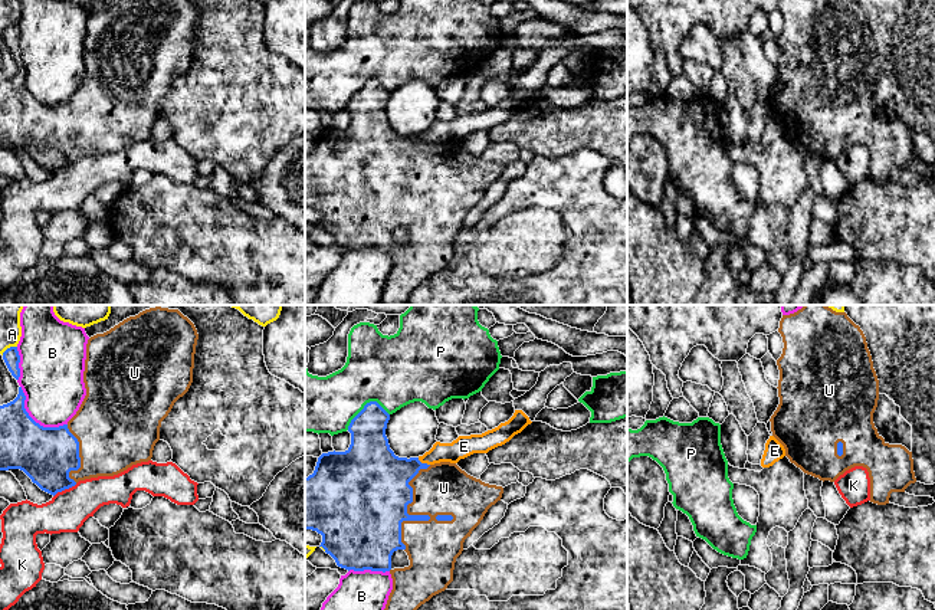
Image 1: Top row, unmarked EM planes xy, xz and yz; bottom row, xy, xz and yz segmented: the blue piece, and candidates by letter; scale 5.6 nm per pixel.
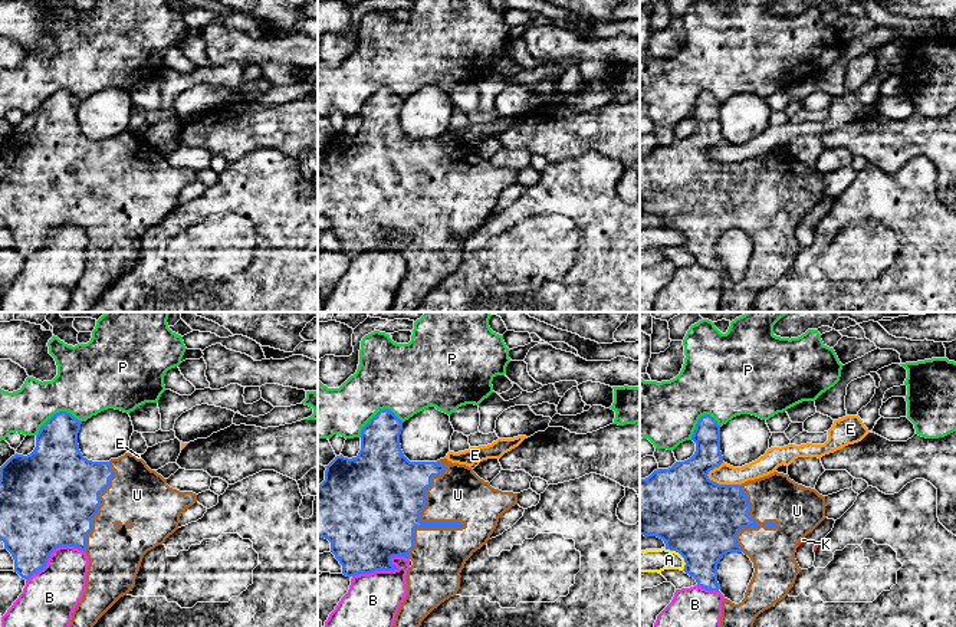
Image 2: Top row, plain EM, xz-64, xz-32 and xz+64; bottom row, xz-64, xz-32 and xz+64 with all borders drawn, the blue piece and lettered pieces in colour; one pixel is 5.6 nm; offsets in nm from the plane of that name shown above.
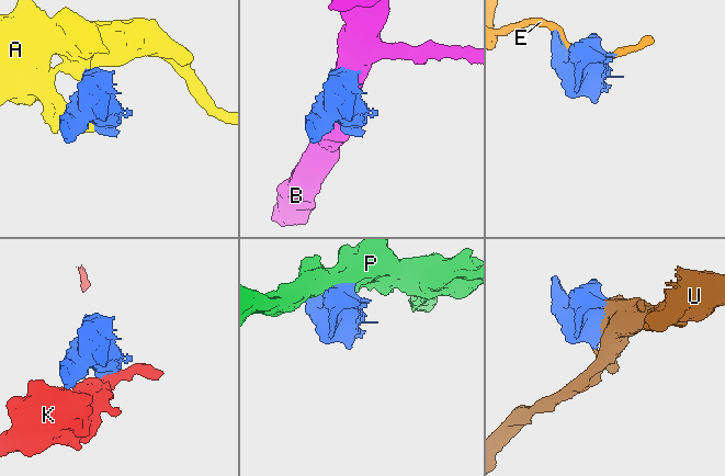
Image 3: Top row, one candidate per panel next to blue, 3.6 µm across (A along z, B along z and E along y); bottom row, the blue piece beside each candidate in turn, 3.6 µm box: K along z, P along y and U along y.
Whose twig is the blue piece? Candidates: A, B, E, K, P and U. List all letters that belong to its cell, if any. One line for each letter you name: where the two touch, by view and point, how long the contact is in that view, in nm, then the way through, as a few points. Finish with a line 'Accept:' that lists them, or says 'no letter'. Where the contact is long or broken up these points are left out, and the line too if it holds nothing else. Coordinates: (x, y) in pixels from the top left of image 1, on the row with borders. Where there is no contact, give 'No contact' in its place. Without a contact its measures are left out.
U: Touches blue at xz (420, 515). Shared border 500 nm
Accept: U

